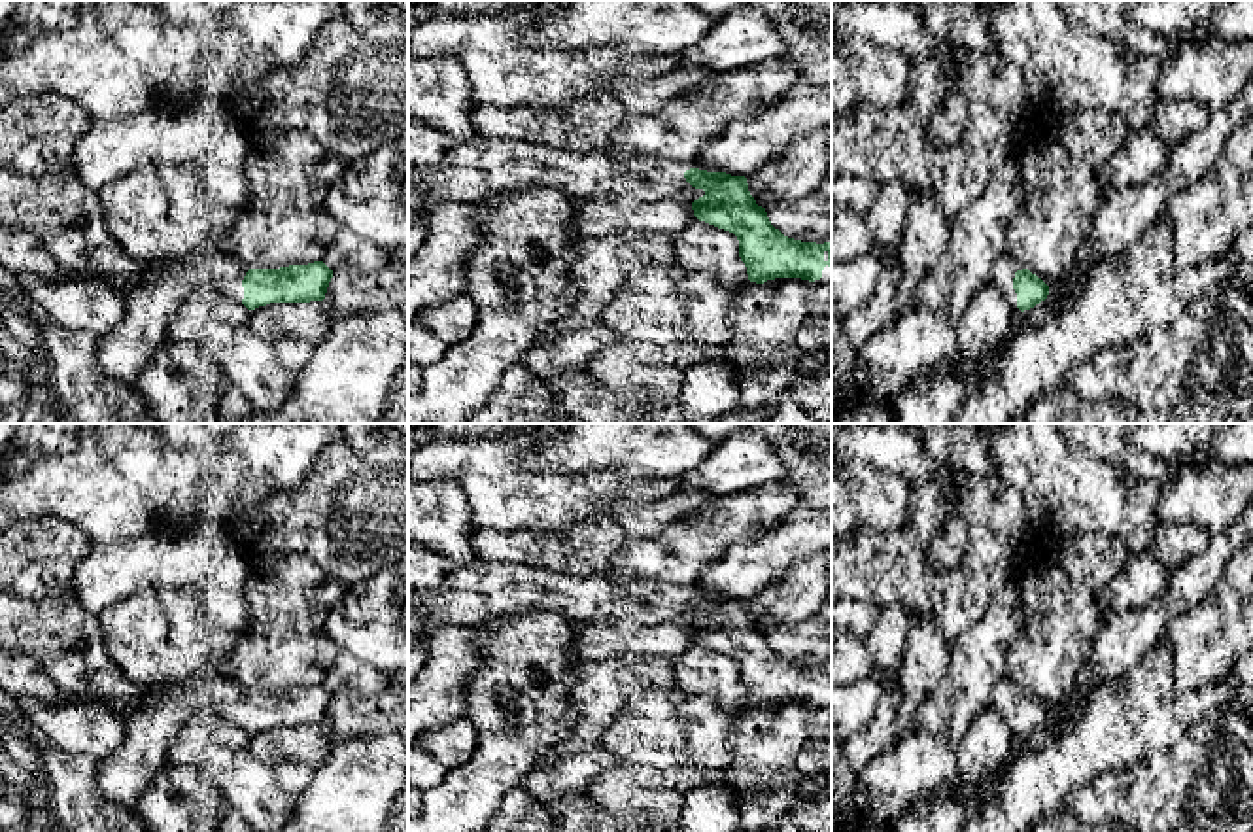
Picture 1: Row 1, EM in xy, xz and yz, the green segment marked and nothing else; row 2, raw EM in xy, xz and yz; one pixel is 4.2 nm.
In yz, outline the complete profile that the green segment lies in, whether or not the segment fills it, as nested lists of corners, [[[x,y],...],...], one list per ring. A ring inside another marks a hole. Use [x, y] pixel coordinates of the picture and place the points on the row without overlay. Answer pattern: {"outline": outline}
{"outline": [[[1009,677],[996,686],[998,692],[990,698],[990,707],[998,709],[1015,736],[1024,736],[1039,728],[1049,719],[1049,709],[1013,685]]]}

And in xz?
{"outline": [[[690,592],[684,596],[684,601],[692,611],[705,615],[703,620],[692,626],[694,639],[737,660],[739,681],[747,690],[750,705],[801,702],[832,711],[832,666],[816,667],[784,660],[771,649],[765,632],[756,628],[745,599]]]}

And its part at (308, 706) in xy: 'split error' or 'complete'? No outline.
split error

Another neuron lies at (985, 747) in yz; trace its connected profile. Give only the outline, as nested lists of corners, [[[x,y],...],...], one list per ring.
[[[994,707],[979,713],[956,747],[956,762],[962,779],[983,781],[992,770],[1004,766],[1015,734]]]

